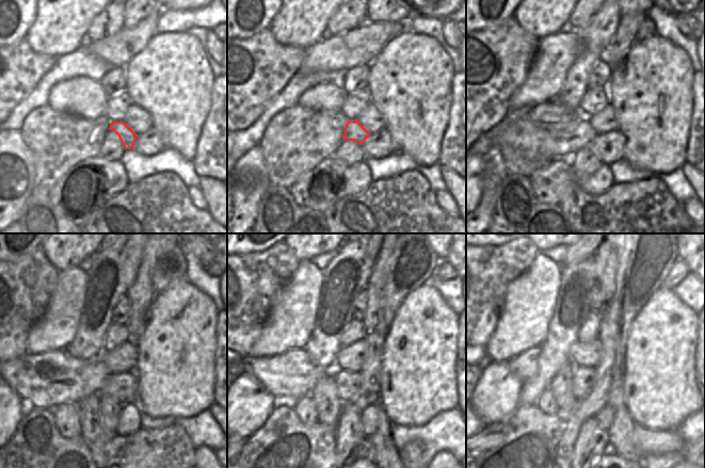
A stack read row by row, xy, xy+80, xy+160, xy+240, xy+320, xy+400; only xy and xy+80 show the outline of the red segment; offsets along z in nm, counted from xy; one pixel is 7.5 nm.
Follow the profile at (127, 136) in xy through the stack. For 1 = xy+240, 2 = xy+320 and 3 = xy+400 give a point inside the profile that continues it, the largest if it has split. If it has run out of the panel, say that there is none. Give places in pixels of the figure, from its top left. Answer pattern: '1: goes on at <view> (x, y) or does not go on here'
1: goes on at xy+240 (51, 378)
2: goes on at xy+320 (291, 374)
3: goes on at xy+400 (526, 365)

